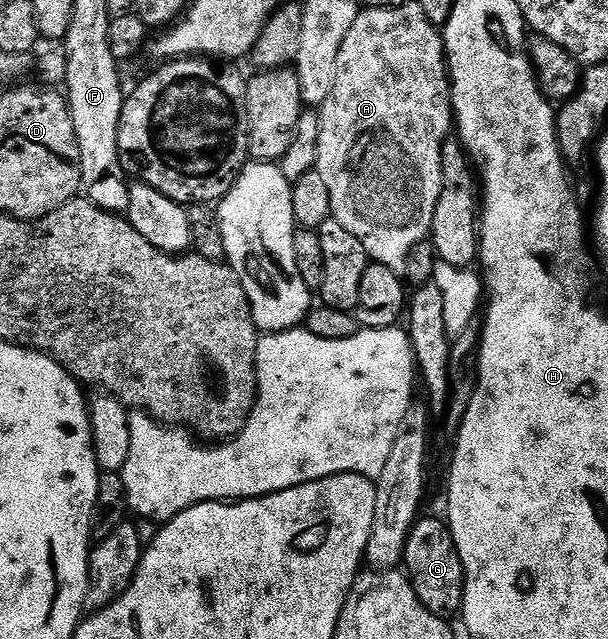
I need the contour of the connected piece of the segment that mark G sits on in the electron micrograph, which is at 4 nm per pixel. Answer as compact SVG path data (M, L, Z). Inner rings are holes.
M419 517L414 522L414 528L408 533L402 563L420 605L428 609L428 613L450 621L453 620L453 615L455 618L461 612L466 574L460 561L460 553L456 549L456 541L450 532L449 522L445 518Z

